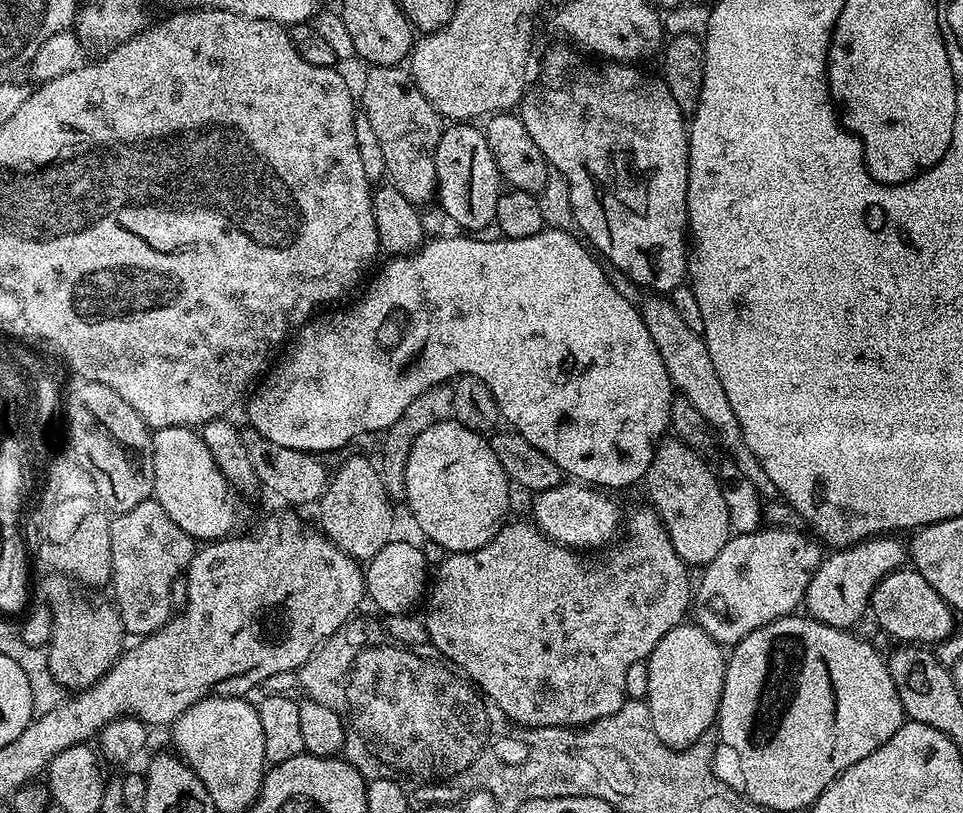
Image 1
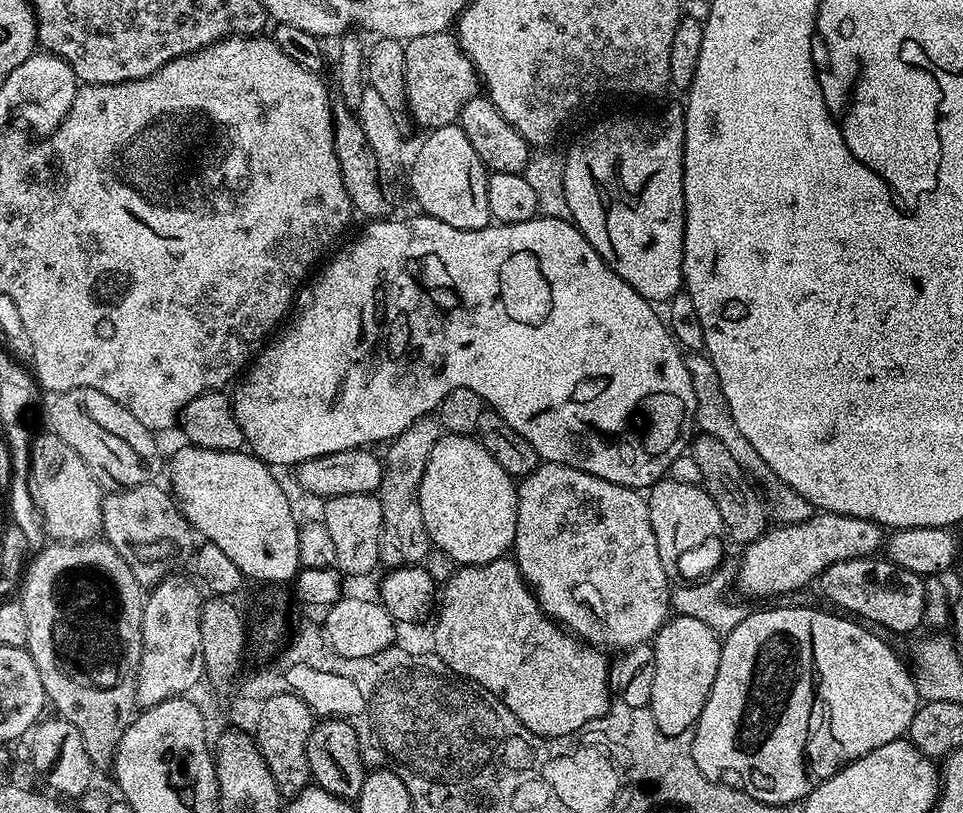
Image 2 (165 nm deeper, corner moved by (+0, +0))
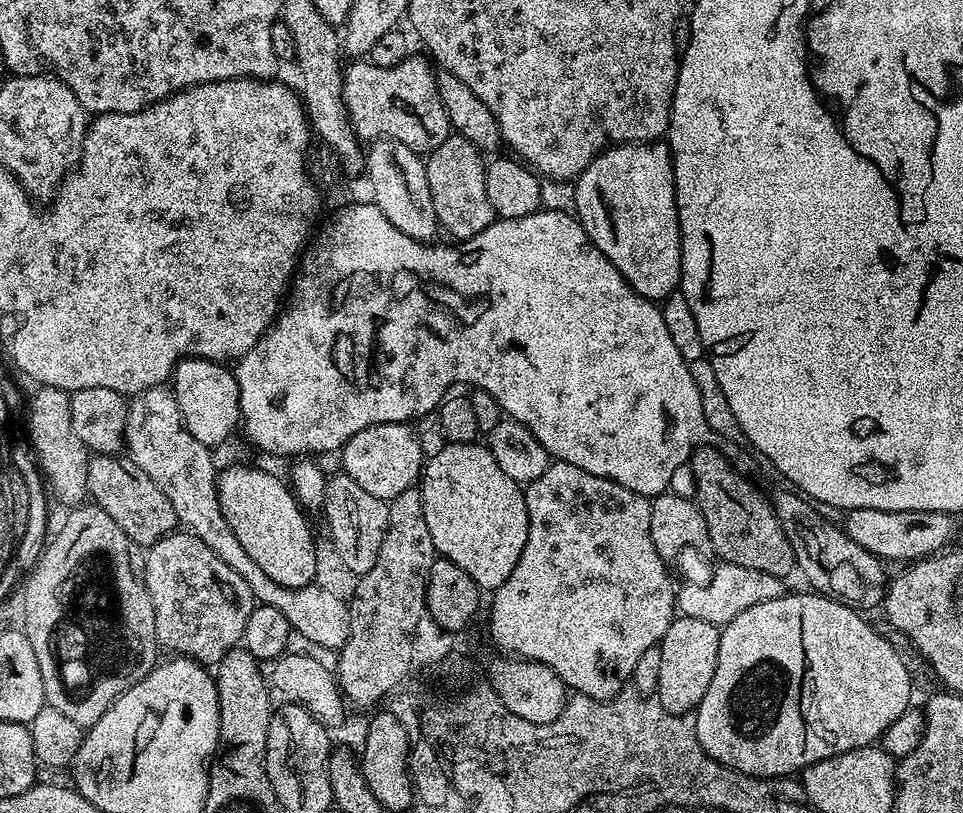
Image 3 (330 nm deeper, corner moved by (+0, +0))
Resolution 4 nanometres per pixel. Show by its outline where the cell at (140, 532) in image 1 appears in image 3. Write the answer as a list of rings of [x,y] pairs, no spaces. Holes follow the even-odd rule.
[[[96,454],[89,459],[86,486],[91,503],[97,504],[135,544],[150,546],[162,537],[177,531],[178,521],[174,514],[174,506],[170,506],[170,498],[150,482],[150,474],[138,470],[138,466],[116,454]]]

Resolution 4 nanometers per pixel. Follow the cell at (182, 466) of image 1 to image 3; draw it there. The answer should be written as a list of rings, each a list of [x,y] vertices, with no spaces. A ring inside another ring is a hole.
[[[240,464],[237,468],[228,468],[219,473],[216,481],[218,498],[222,506],[222,514],[226,522],[230,522],[230,530],[238,537],[238,542],[242,542],[242,547],[254,562],[270,576],[274,582],[278,582],[287,588],[304,588],[315,581],[315,548],[316,544],[312,540],[312,532],[308,529],[309,517],[305,509],[296,502],[296,497],[292,495],[292,489],[287,483],[284,484],[272,472],[263,472],[260,468],[247,468]]]

